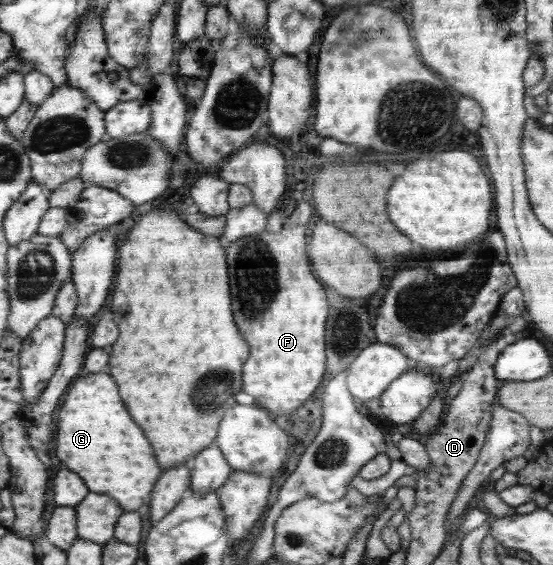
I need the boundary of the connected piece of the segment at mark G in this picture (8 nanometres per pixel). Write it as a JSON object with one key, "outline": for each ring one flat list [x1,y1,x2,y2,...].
{"outline":[[89,374,72,384,67,392,67,402,64,402,60,410,56,454,60,457,61,465,67,464,67,469,78,473,90,492,106,493,115,498,124,512,137,510,143,505,149,506,153,500,154,487,163,473,162,468,157,466,153,448,143,430,131,420,123,400,119,398,115,380,109,374]]}

